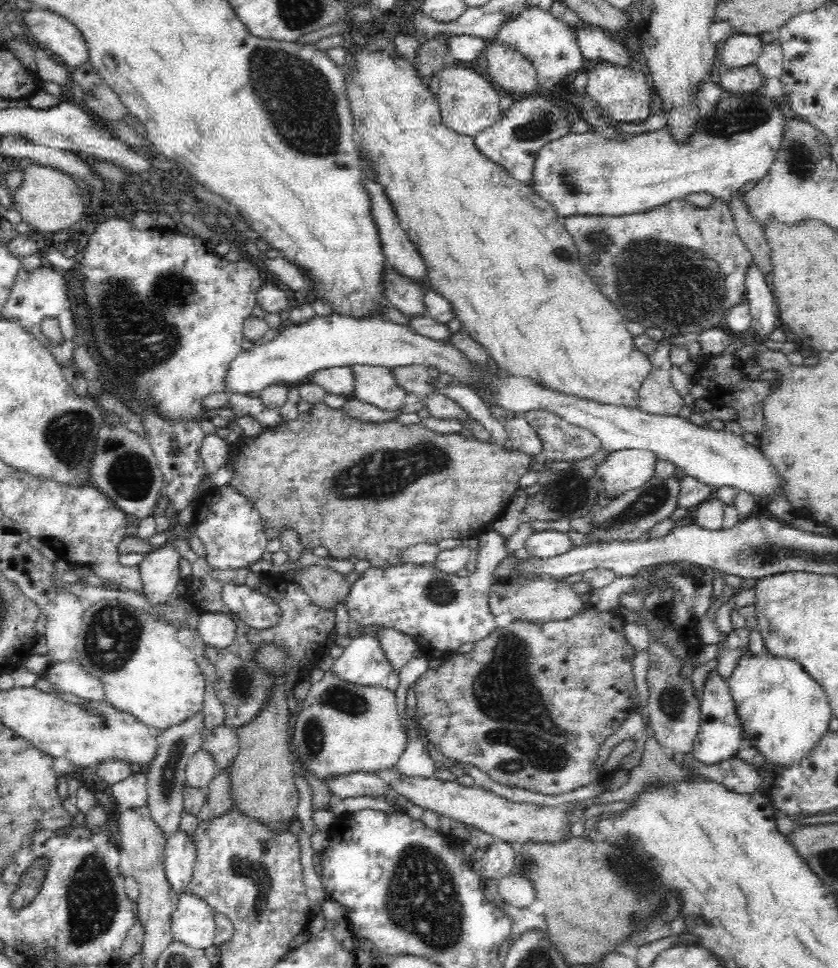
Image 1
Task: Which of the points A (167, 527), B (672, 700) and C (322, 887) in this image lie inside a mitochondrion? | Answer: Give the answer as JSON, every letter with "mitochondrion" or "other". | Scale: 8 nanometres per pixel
{"A":"other","B":"mitochondrion","C":"other"}

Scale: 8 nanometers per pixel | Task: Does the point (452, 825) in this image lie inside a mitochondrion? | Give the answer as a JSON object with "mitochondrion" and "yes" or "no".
{"mitochondrion":"no"}

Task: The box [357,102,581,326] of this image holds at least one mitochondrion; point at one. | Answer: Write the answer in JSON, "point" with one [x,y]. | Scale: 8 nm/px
{"point":[537,126]}

